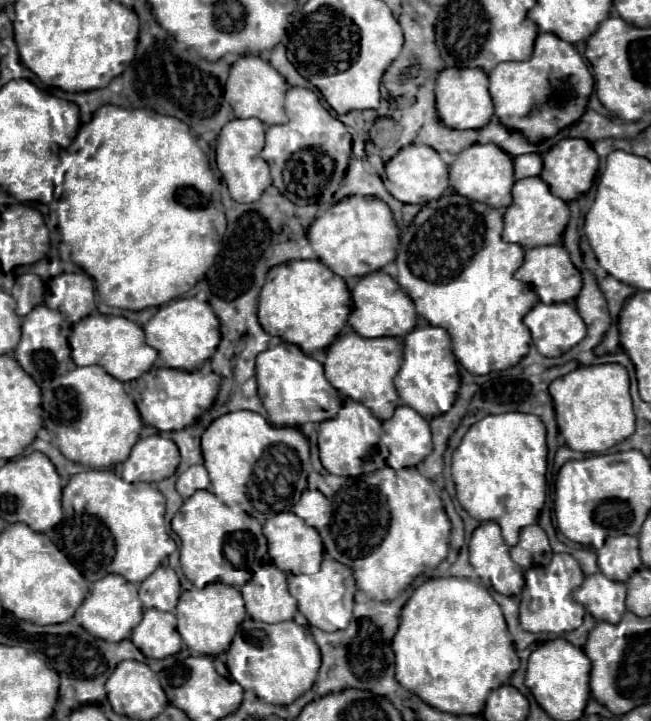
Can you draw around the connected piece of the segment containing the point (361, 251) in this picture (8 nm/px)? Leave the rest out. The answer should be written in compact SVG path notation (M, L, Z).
M349 196L331 206L309 228L309 242L317 258L337 276L365 276L395 260L399 228L389 206L375 196Z

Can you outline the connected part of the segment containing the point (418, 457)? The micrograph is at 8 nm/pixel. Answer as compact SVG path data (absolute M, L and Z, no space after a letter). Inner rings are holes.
M399 406L393 418L383 422L381 442L387 444L387 464L395 470L417 466L433 448L429 422L409 406Z

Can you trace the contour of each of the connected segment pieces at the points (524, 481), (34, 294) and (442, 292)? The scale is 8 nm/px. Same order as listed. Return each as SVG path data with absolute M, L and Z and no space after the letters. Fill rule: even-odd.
M507 412L507 414L491 414L485 416L483 420L479 420L477 424L473 424L467 434L463 436L459 448L453 452L453 466L451 466L451 474L453 474L453 482L455 482L455 488L457 488L457 500L459 504L469 512L471 518L479 520L479 522L497 522L503 530L503 540L507 546L515 546L517 540L519 540L519 532L529 526L529 524L537 524L539 520L539 512L545 504L545 496L547 496L547 480L545 480L545 474L547 474L547 430L545 430L545 424L535 416L535 414L521 414L521 412Z
M23 274L17 278L17 282L11 290L11 296L17 302L17 314L27 316L27 312L31 312L31 308L35 308L43 302L45 284L35 274Z
M459 194L427 202L401 234L397 282L415 302L417 314L449 332L459 364L475 376L515 366L531 344L523 316L539 300L529 284L513 278L525 250L503 242L503 212Z

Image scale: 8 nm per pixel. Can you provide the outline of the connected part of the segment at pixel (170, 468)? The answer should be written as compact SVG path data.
M159 434L141 438L129 458L123 462L125 482L161 482L175 474L179 466L179 450L173 440Z

